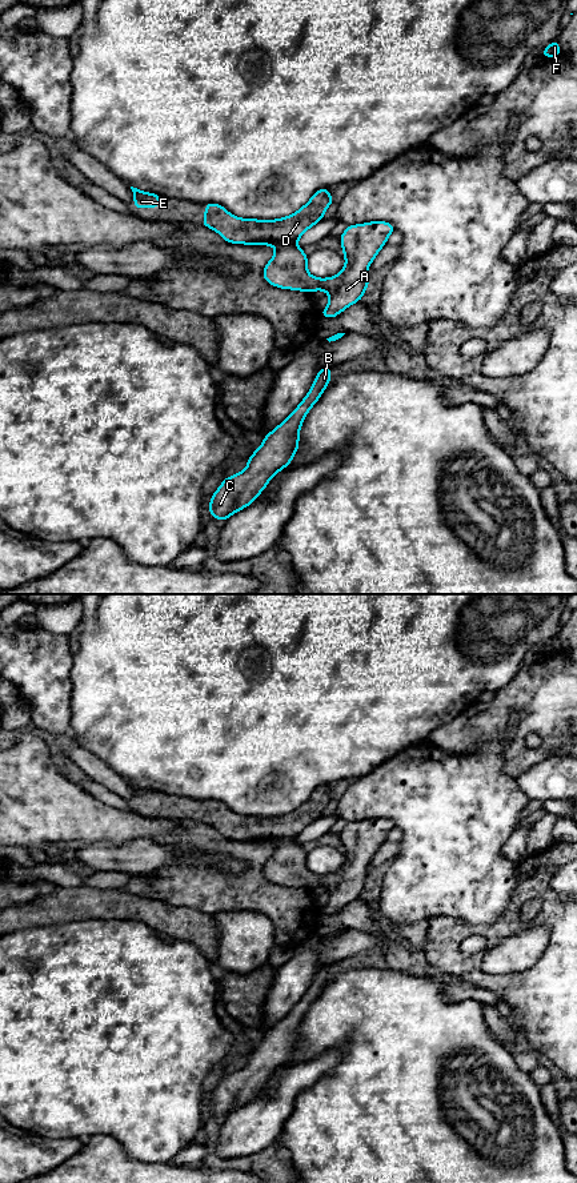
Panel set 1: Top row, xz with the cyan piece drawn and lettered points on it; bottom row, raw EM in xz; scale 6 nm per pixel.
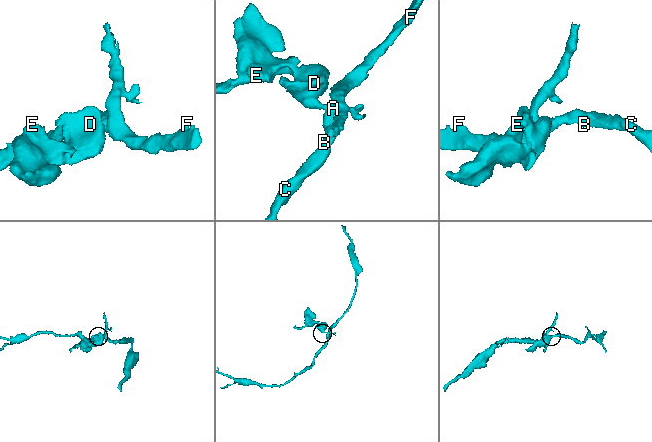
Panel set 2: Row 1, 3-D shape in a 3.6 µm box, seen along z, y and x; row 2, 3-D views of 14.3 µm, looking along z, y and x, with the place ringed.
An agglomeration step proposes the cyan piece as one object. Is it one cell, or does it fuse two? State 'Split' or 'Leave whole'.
Leave whole

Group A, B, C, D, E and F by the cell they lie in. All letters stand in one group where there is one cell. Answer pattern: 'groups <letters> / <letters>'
groups A B C D E F

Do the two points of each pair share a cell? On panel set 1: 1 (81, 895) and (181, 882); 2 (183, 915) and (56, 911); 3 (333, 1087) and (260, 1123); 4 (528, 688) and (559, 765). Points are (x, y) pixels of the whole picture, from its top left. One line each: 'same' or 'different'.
1: different
2: same
3: different
4: different

